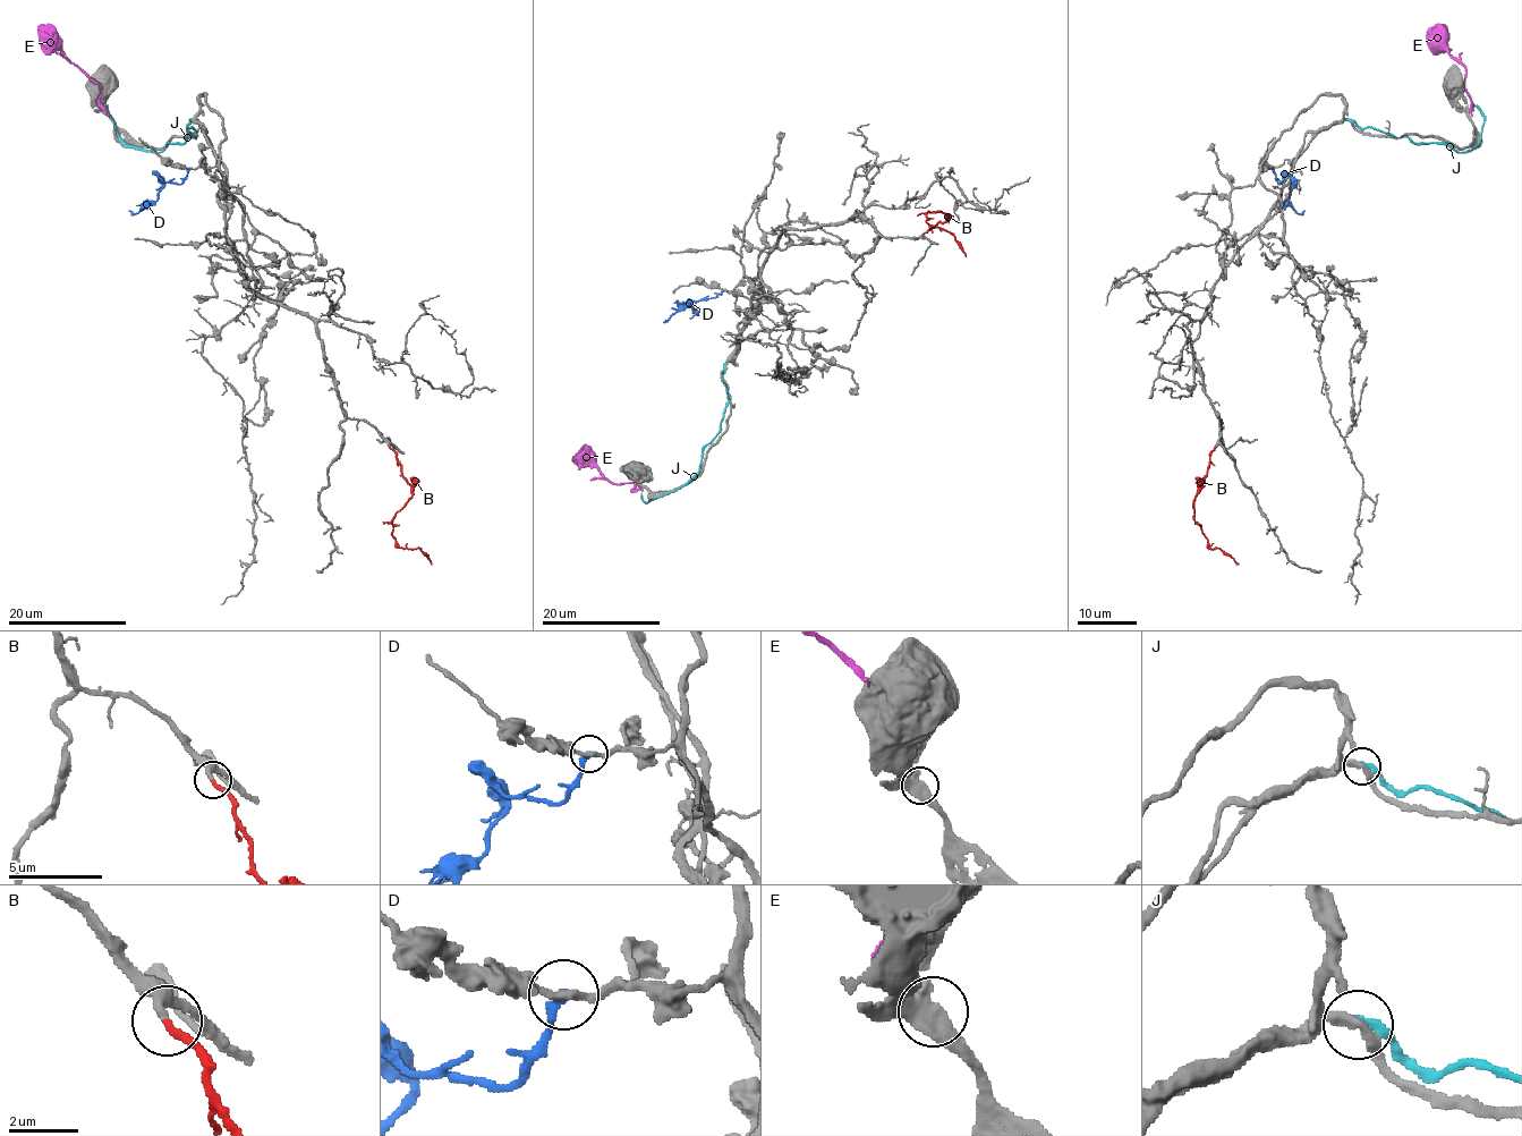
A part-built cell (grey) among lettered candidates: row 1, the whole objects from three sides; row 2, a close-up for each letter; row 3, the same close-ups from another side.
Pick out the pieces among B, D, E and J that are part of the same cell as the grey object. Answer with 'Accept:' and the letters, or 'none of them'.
Accept: B

